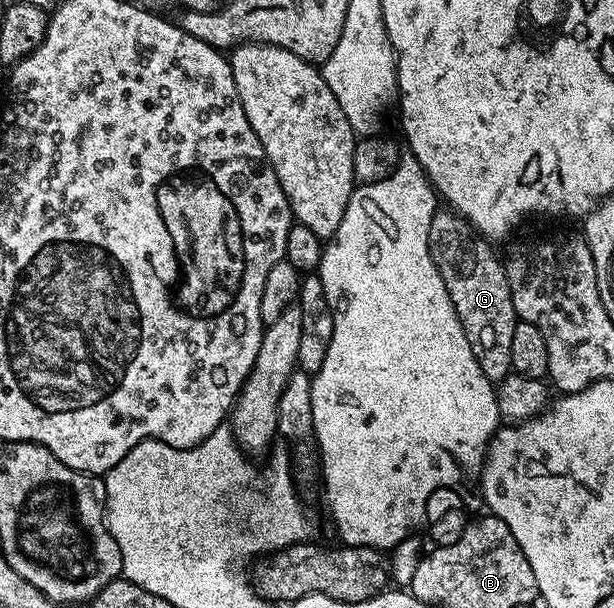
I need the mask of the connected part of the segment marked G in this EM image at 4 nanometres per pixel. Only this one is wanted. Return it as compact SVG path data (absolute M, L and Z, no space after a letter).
M442 208L434 215L430 225L430 251L434 262L444 280L444 288L448 288L448 296L452 296L456 316L460 316L464 336L468 336L472 356L476 356L484 376L497 384L512 373L512 336L520 319L512 304L503 259L498 259L490 246L493 245L479 236L461 214Z

